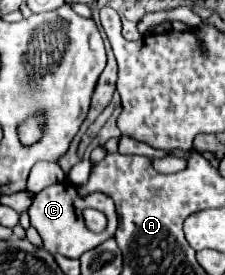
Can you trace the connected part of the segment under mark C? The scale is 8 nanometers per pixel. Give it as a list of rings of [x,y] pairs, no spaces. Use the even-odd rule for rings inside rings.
[[[55,183],[51,187],[45,187],[41,193],[37,193],[33,197],[31,207],[29,207],[29,217],[31,217],[31,225],[39,231],[41,239],[43,239],[43,247],[49,253],[53,253],[53,255],[61,253],[61,255],[71,257],[71,259],[79,259],[85,251],[91,251],[93,247],[101,245],[109,237],[113,237],[115,229],[117,229],[117,223],[119,223],[113,199],[109,195],[96,192],[85,197],[80,197],[75,186],[68,185],[68,183]],[[85,208],[94,208],[107,213],[109,225],[107,225],[105,231],[93,233],[93,231],[89,231],[85,227],[83,217],[81,217],[81,211]]]

